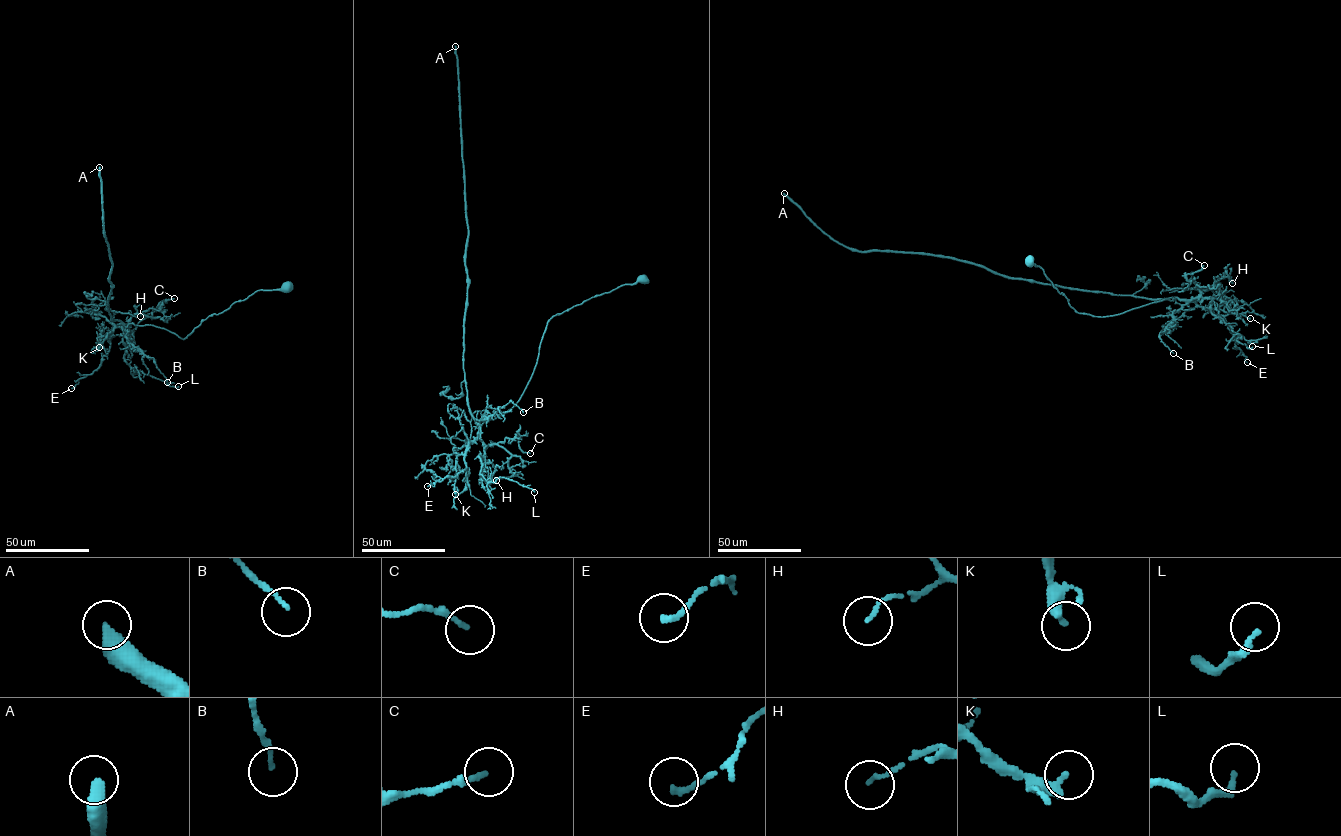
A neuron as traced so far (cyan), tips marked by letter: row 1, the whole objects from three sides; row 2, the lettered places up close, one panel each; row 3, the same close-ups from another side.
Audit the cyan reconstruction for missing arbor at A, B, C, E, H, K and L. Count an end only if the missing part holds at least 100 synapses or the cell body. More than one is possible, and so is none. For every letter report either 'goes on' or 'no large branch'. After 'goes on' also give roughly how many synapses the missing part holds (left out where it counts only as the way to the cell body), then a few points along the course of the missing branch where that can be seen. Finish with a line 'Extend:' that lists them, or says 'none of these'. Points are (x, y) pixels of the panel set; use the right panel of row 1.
A: goes on | 550 syn
B: no large branch
C: no large branch
E: no large branch
H: no large branch
K: no large branch
L: no large branch
Extend: A

